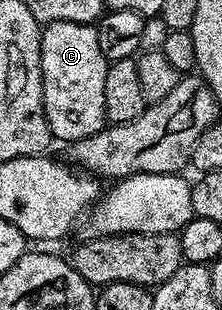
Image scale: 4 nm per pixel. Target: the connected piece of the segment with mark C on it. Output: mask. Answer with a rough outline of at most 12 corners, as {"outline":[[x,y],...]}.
{"outline":[[93,23],[42,29],[42,109],[55,141],[107,127]]}

